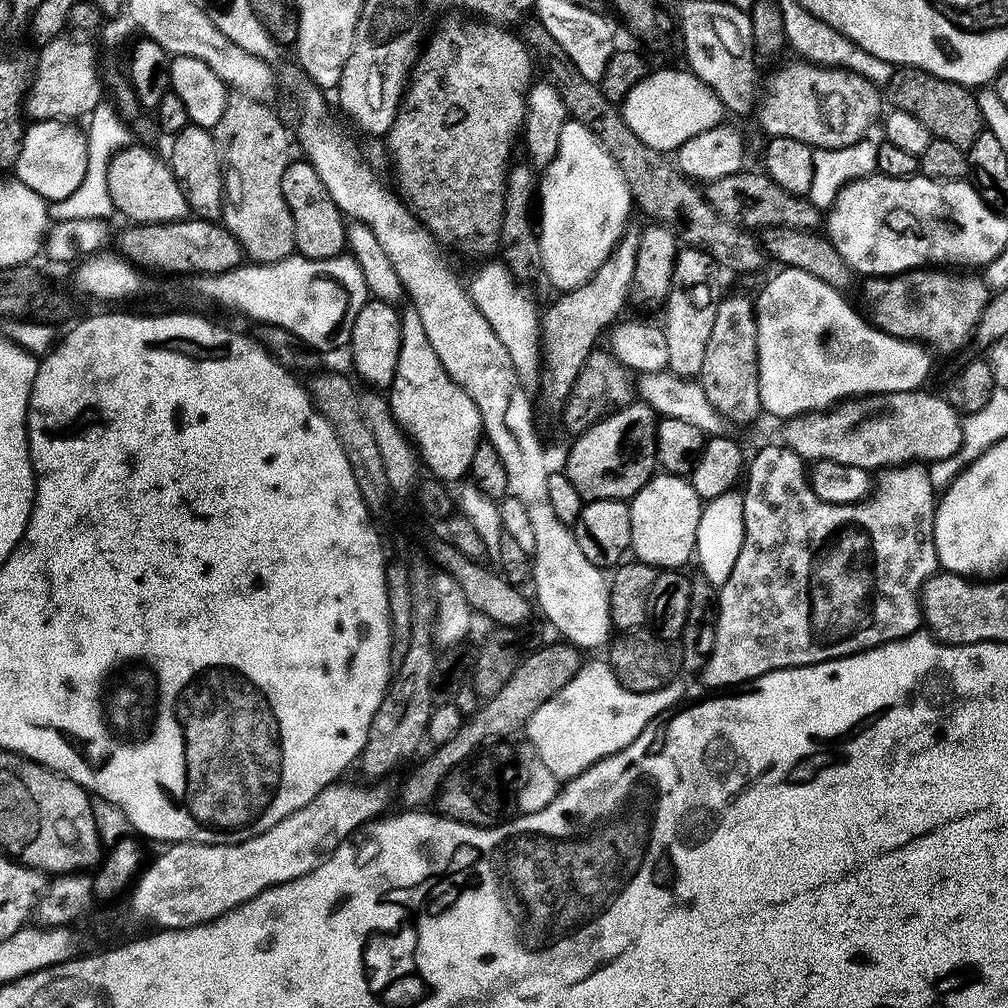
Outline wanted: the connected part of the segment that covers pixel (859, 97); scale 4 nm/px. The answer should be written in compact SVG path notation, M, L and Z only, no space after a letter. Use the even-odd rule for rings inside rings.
M799 58L793 59L793 64L784 64L781 66L780 69L777 70L776 73L773 74L772 77L769 78L768 80L768 89L765 90L764 92L764 97L761 98L760 100L760 105L757 106L756 108L756 120L758 123L760 123L761 128L768 132L767 135L769 137L773 137L773 136L781 136L782 138L798 138L798 142L806 142L807 144L809 144L811 146L811 148L813 150L815 149L819 149L819 148L842 148L842 147L848 147L850 146L852 143L856 142L857 140L862 140L865 139L865 137L867 137L869 135L868 132L868 127L871 126L872 123L877 121L879 121L881 119L882 116L882 111L880 112L880 96L881 96L881 100L882 100L882 92L881 89L879 87L877 87L877 85L875 84L871 84L866 78L862 78L861 76L858 75L857 72L847 72L847 70L845 70L845 68L826 68L823 67L819 64L809 64L808 61L806 60L802 60Z

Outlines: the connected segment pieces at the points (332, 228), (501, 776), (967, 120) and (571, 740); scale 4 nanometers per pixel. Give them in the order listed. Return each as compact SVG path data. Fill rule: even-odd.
M307 158L289 159L286 171L282 173L282 198L290 206L290 218L294 218L296 252L311 260L325 260L339 256L346 248L346 224L340 205L330 198L324 180L318 178L318 170Z
M489 742L470 753L460 765L450 770L450 774L446 774L434 801L439 815L479 828L503 824L513 815L516 808L518 767L517 753L513 745L508 744L511 743Z
M897 67L886 85L886 96L892 99L892 108L914 114L918 122L930 129L935 139L954 142L954 146L959 148L968 149L974 138L985 131L982 110L976 101L977 93L971 87L943 80L921 68Z
M606 662L600 664L581 663L578 674L554 698L550 698L530 717L526 725L527 743L532 744L538 758L546 764L550 773L554 774L560 782L567 782L578 774L585 772L590 766L594 766L602 758L621 752L656 716L661 716L667 708L675 708L685 699L683 679L671 680L666 686L662 686L653 692L631 692L626 690L618 682L618 678L612 672L612 668Z

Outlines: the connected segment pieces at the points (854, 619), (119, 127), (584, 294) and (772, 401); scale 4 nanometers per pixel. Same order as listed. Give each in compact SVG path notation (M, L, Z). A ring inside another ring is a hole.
M776 442L776 444L768 444L765 448L758 449L753 456L751 453L750 459L746 464L746 479L742 484L742 495L744 498L744 537L742 538L742 550L738 550L738 559L734 561L734 570L730 570L730 578L724 584L719 585L718 588L716 629L714 630L714 650L710 654L710 658L706 662L706 666L702 673L704 684L708 687L705 689L727 690L733 686L747 684L749 680L757 680L762 674L773 672L774 670L782 670L783 668L805 668L808 664L821 664L827 660L841 660L844 656L853 656L855 652L864 652L868 648L876 648L880 644L889 644L891 640L903 640L904 637L912 636L914 633L921 631L922 609L920 607L920 589L923 588L926 581L932 576L935 576L938 571L936 547L934 546L934 522L936 521L938 488L936 492L935 486L932 485L933 473L931 471L928 473L926 469L928 468L920 462L898 464L895 467L887 467L875 477L874 491L869 495L868 499L860 501L859 504L831 504L830 502L822 502L822 498L818 498L818 494L811 486L809 473L806 471L805 459L800 457L794 450L788 448L785 443Z
M102 102L92 111L87 124L88 157L86 158L86 178L82 178L82 186L78 186L78 190L74 190L74 194L69 194L69 196L61 200L53 200L48 204L48 215L53 221L73 220L74 218L108 220L113 215L114 209L110 202L110 190L106 186L106 174L110 162L115 158L117 152L129 146L128 132L130 136L130 128L124 125L124 120L116 113L115 106L108 104L108 102Z
M625 231L614 246L610 258L602 262L602 266L586 283L577 288L561 291L557 295L560 297L548 309L543 309L540 318L542 367L538 387L546 407L563 409L564 401L572 392L574 378L578 378L586 358L597 347L596 339L600 335L603 337L609 326L615 325L621 319L620 311L623 310L628 296L630 300L633 295L634 258L638 258L639 241L639 231Z
M787 266L779 271L754 300L758 322L758 390L760 407L767 415L769 412L781 418L802 416L823 412L853 398L925 387L924 379L932 372L933 353L923 343L900 340L880 331L844 301L845 293L834 290L814 274Z

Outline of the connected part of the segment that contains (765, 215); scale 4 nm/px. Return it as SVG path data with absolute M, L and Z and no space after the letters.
M748 171L727 174L726 177L718 178L707 185L706 199L724 220L749 230L766 228L816 230L819 229L819 224L821 227L821 209L816 208L809 199L782 190L782 186L778 186L778 182L774 182L763 171Z

